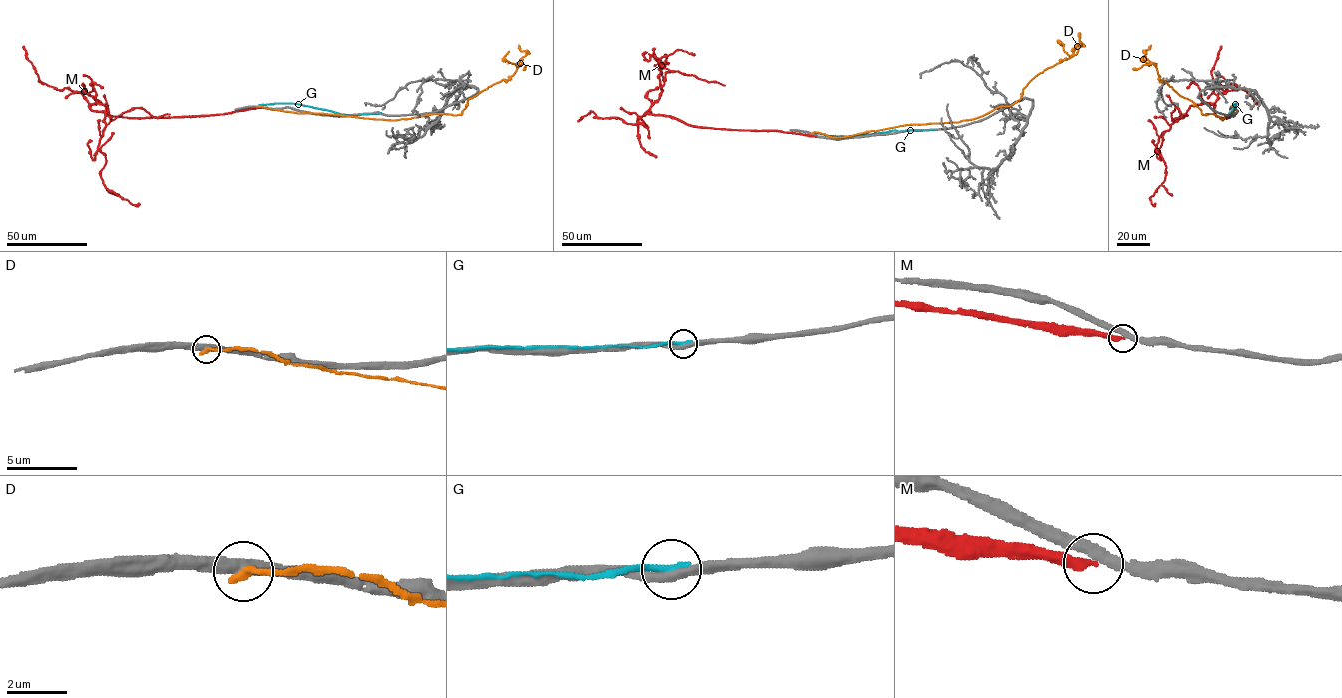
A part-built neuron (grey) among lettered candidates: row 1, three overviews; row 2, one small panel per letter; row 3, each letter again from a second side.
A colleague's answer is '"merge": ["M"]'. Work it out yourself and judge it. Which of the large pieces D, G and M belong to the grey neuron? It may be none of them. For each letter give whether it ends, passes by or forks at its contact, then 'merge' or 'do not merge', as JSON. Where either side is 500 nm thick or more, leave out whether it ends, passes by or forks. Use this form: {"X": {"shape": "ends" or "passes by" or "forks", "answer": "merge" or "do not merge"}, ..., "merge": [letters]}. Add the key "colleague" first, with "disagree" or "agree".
{"colleague": "disagree", "D": {"shape": "ends", "answer": "do not merge"}, "G": {"shape": "ends", "answer": "do not merge"}, "M": {"shape": "ends", "answer": "do not merge"}, "merge": []}

